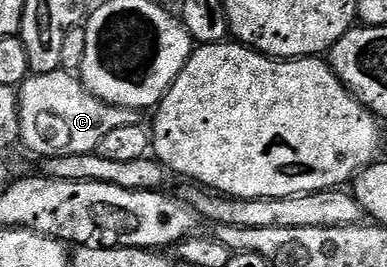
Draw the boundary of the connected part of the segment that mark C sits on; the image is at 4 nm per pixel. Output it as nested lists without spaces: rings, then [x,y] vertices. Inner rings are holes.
[[[62,68],[48,74],[31,74],[18,87],[19,99],[19,137],[20,143],[24,142],[35,154],[40,154],[40,159],[64,158],[78,154],[94,154],[99,149],[101,139],[108,132],[116,128],[129,128],[138,126],[141,122],[140,111],[130,110],[124,106],[114,106],[97,96],[93,96],[74,73]]]

